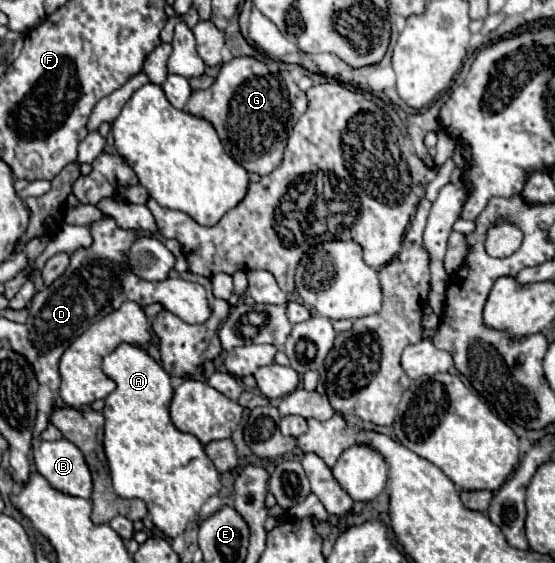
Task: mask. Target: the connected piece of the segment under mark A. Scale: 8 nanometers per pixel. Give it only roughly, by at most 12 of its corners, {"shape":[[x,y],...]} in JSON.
{"shape":[[104,357],[104,451],[120,497],[184,533],[220,473],[170,421],[170,375]]}

